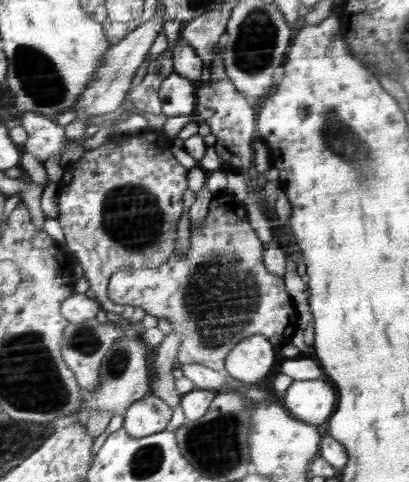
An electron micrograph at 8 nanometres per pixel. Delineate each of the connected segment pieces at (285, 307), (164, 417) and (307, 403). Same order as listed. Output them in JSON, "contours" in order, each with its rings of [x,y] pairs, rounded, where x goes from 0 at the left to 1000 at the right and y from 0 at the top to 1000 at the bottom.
{"contours":[[[[560,398],[526,407],[516,423],[513,444],[509,452],[504,452],[504,465],[499,465],[494,473],[469,471],[467,483],[467,510],[460,523],[430,523],[425,533],[416,535],[416,544],[406,546],[401,552],[391,556],[337,558],[330,562],[289,562],[269,585],[267,618],[298,635],[323,633],[333,639],[357,641],[362,651],[391,658],[391,664],[401,660],[416,662],[416,666],[425,670],[425,685],[445,687],[445,699],[450,699],[450,710],[445,710],[445,722],[440,722],[438,734],[440,757],[499,755],[531,770],[553,770],[560,734],[567,732],[599,701],[616,699],[623,693],[641,693],[650,701],[658,701],[658,707],[672,716],[677,716],[680,710],[689,710],[689,705],[714,701],[719,691],[729,685],[729,643],[719,639],[711,616],[699,608],[694,577],[685,577],[685,573],[667,568],[650,556],[645,544],[648,512],[641,502],[636,502],[623,477],[611,469],[604,434],[597,429],[597,421],[582,415],[579,407]]],[[[369,813],[318,844],[303,888],[333,909],[352,909],[413,888],[428,849]]],[[[724,788],[694,813],[694,838],[719,859],[758,880],[787,880],[812,863],[822,842],[819,803],[792,788]]]]}

